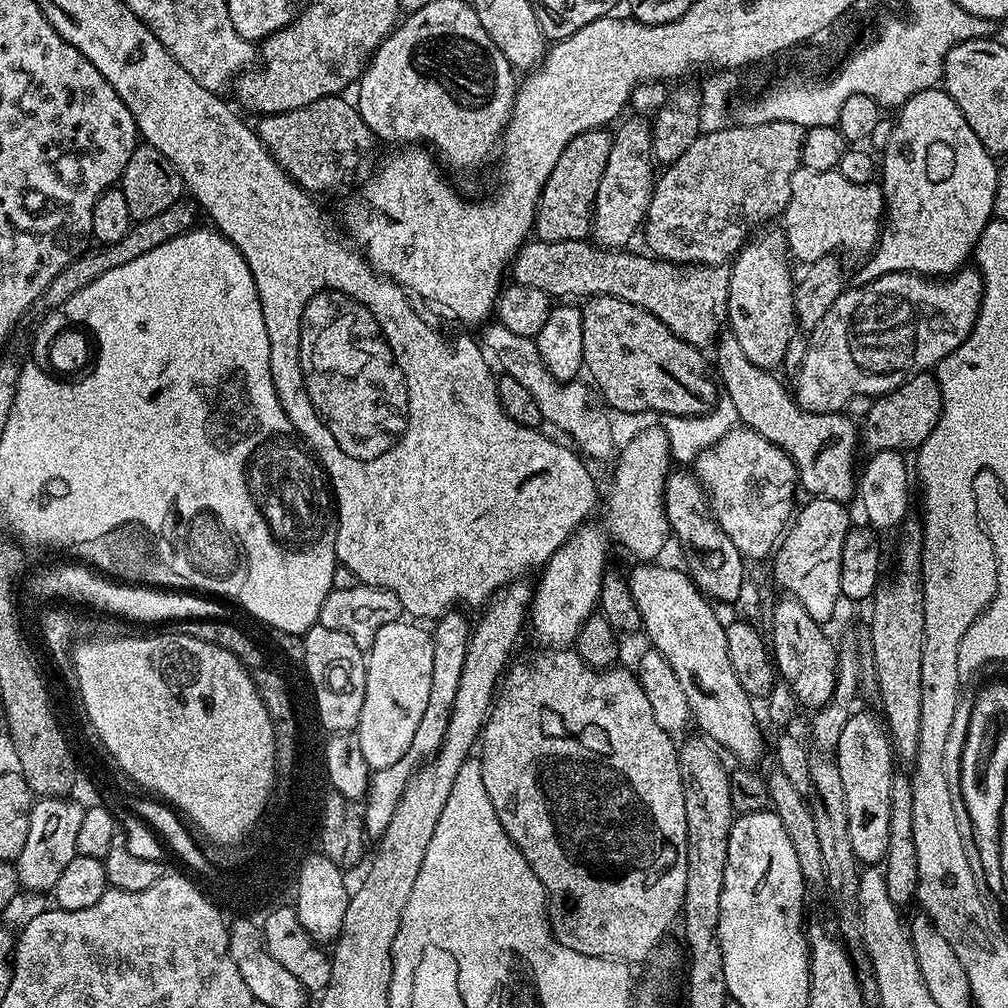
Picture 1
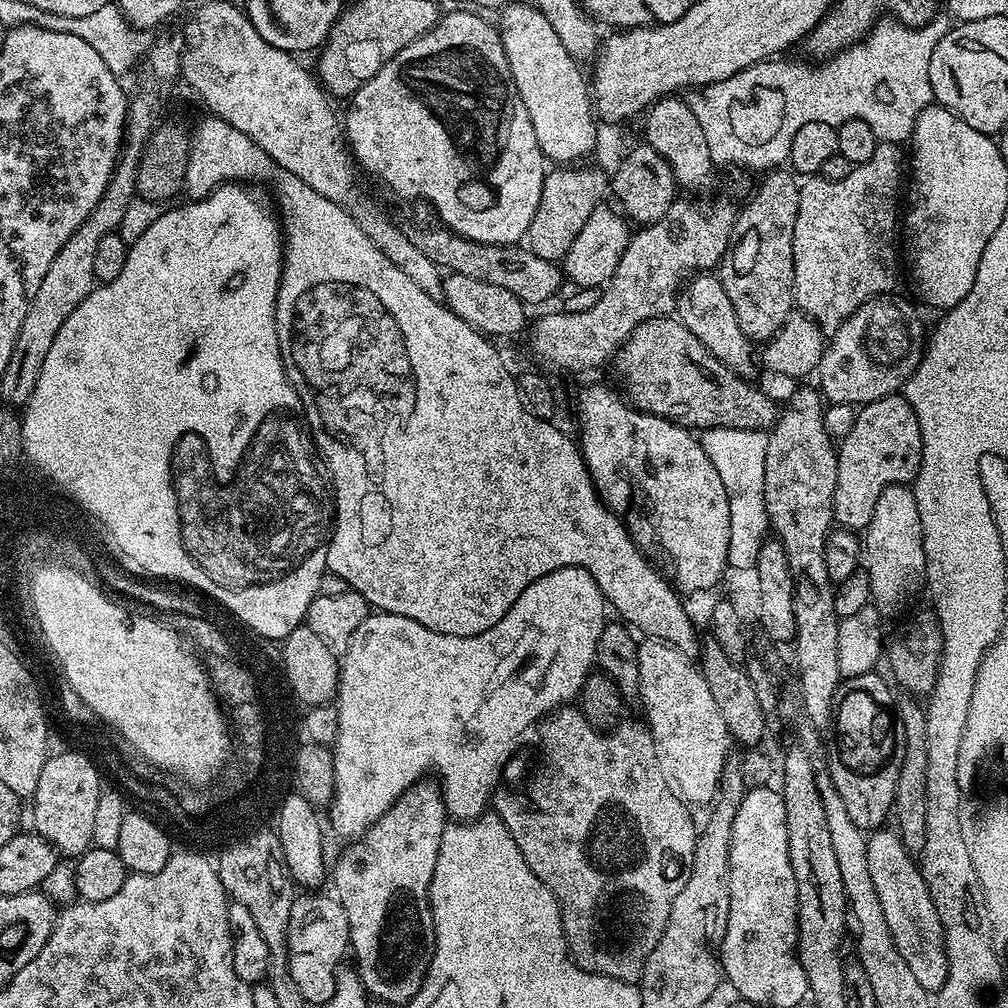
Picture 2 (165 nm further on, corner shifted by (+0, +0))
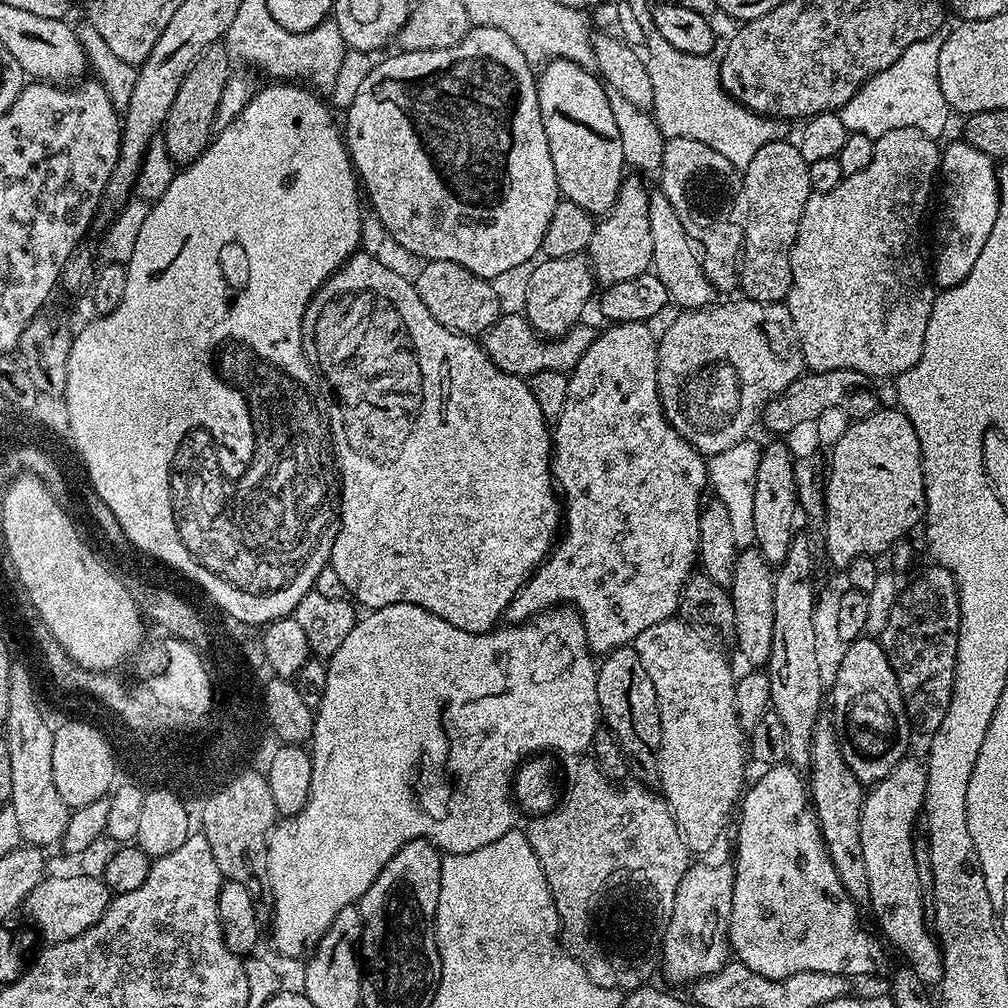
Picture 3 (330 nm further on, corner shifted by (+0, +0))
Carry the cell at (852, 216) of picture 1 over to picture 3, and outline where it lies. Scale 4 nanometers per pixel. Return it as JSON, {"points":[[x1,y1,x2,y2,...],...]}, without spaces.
{"points":[[902,126,898,130,890,130,886,134,875,137,874,158,870,158,870,166,859,174,844,177,843,182,834,186,829,192,813,192,806,202,806,210,802,214,802,222,798,226,796,241,792,247,790,270,792,285,788,291,787,305,790,318,794,322,794,330,802,345,804,363,811,371,829,372,830,370,858,370,862,374,879,378,889,376,895,378,906,370,910,370,922,358,922,346,926,338,926,326,930,322,930,310,938,292,930,279,930,268,924,264,924,252,920,249,920,227,924,224,924,215,928,212,928,199,932,196,932,183,937,183,940,171,942,148,933,137,922,134,914,126]]}

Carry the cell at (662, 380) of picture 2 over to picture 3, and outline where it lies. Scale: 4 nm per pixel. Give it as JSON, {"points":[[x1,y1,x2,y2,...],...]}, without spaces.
{"points":[[858,370,809,371,794,382,790,382,790,386,786,386,784,392,781,392,779,396,776,396,768,403,762,413,762,424,765,424,772,431,772,434,784,434,780,432,792,432,795,428,802,427,803,424,811,425,818,418,818,414,822,414,825,410,834,410,835,408,846,410,846,414,852,420,861,420,877,412,882,404,882,401,876,397,876,388,872,384,875,384,873,377,862,374]]}

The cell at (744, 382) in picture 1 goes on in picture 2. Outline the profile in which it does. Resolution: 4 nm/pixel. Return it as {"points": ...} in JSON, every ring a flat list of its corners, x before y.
{"points":[[693,275,681,287,680,295,676,298,675,315,684,323,686,330,690,330,690,334,694,334,694,338,698,338,698,342,702,342,702,346,706,346,706,350,710,350,710,354,714,354,714,358,722,362,722,366,726,366,734,374,752,378,756,364,758,368,757,357,756,360,752,357,754,344,748,339,742,326,738,326,738,314,734,314,734,305,730,302,719,275]]}

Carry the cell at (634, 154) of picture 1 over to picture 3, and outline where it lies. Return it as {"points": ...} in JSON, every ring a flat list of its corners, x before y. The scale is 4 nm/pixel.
{"points":[[583,255,554,258,553,260,544,258,536,266,537,268,529,274,528,285,524,288,523,315,528,317,529,326,541,336,545,338,565,336,570,329,581,323,580,315,583,314,584,307,587,306,588,299,592,296,592,286,594,287,592,266]]}

